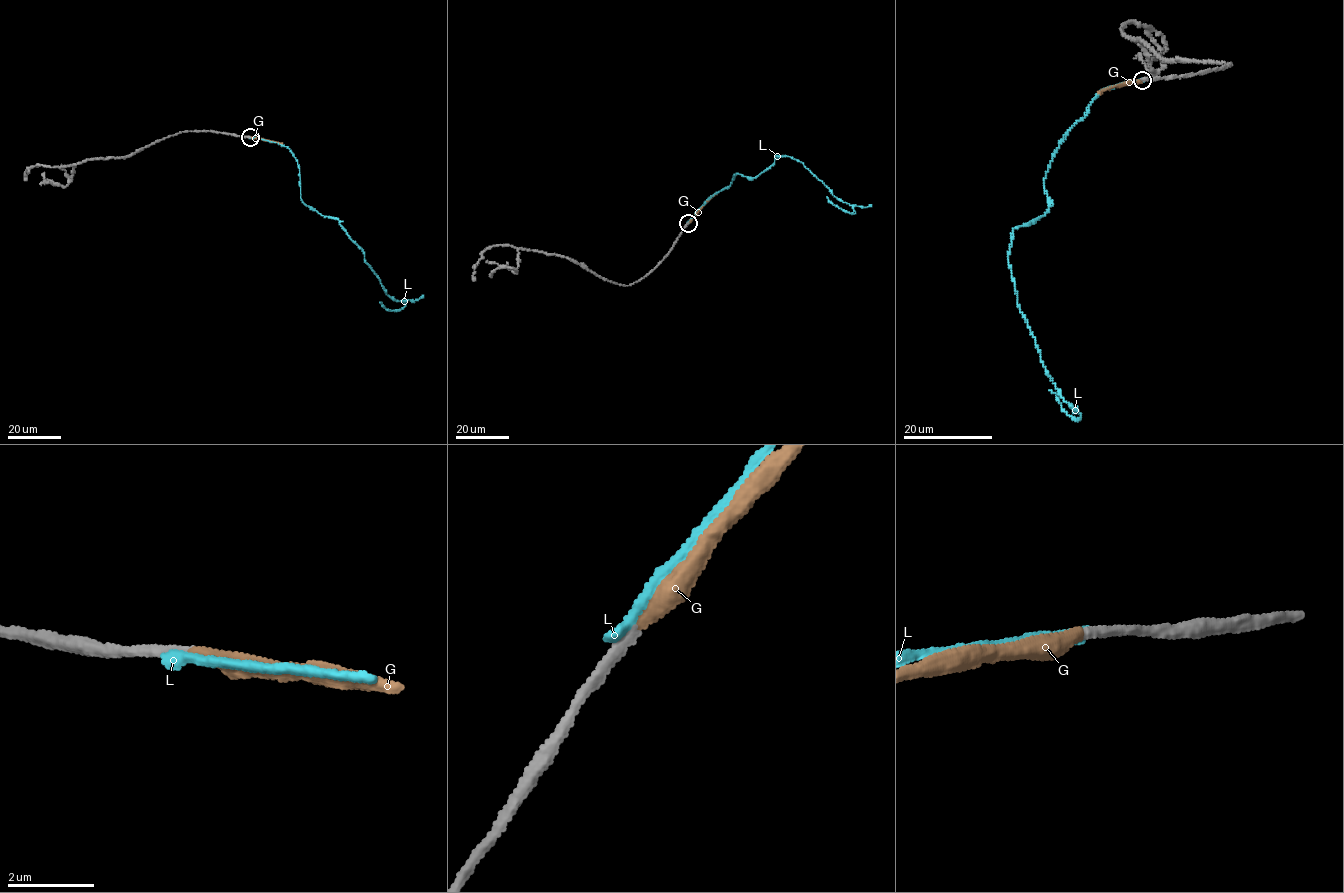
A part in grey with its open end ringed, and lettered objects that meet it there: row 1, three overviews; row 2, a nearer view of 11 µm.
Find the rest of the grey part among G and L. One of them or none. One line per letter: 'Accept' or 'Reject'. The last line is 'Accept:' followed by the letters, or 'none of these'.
G: Accept
L: Reject
Accept: G

